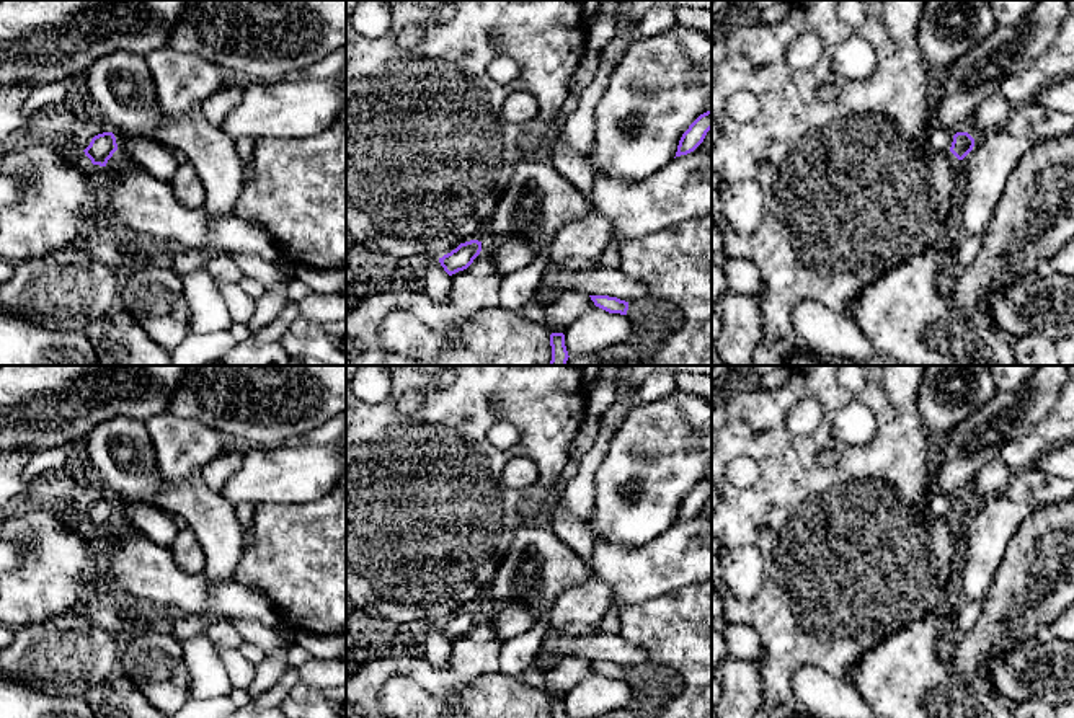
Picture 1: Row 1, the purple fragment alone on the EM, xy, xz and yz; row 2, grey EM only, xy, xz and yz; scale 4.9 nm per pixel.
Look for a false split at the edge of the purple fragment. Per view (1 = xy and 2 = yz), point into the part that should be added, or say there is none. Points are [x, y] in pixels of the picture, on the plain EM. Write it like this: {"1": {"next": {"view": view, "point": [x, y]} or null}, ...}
{"1": {"next": null}, "2": {"next": {"view": "yz", "point": [940, 503]}}}

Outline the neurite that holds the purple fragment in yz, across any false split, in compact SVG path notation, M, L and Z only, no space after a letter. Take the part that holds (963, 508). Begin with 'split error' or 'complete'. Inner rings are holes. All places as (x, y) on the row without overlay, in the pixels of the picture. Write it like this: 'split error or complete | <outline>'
split error | M942 491L930 494L930 511L945 517L952 517L963 525L974 512L974 504L968 498L953 498Z

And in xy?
complete | M103 498L91 504L90 511L83 516L93 530L106 532L108 525L118 516L116 503L113 498Z

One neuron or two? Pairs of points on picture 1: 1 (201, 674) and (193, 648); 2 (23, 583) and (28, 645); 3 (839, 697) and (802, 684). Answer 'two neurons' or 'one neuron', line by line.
1: one neuron
2: two neurons
3: one neuron

